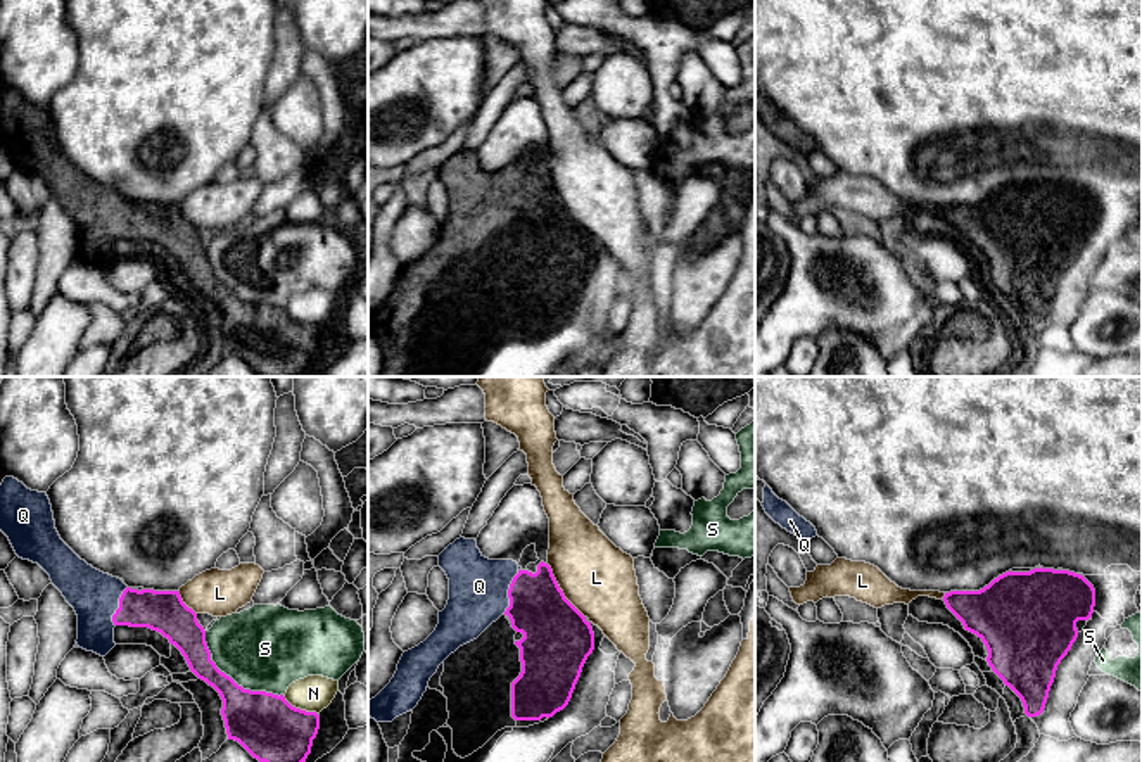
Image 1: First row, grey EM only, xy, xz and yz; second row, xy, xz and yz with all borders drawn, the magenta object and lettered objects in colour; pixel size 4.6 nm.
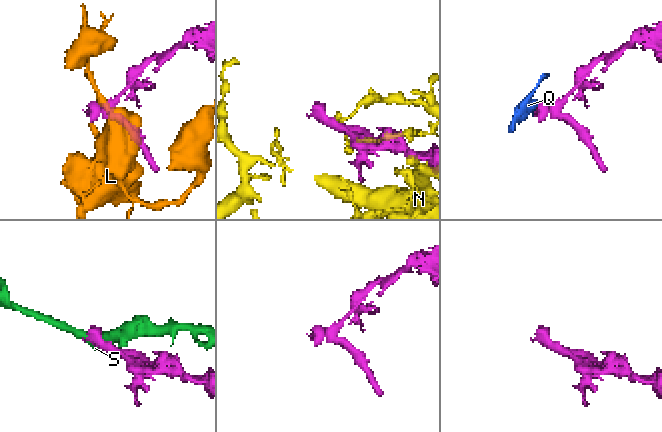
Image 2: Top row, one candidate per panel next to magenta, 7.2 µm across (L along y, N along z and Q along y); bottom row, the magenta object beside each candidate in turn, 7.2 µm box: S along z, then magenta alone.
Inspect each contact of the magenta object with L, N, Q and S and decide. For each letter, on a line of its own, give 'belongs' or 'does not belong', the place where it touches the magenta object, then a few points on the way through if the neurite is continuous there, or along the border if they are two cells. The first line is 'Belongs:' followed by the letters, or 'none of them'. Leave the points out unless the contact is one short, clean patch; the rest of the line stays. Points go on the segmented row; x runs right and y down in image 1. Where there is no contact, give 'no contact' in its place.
Belongs: Q
L: does not belong | xz (562, 591) | along xz (546, 564), (564, 596), (584, 617)
N: does not belong | xy (299, 709)
Q: belongs | xz (508, 591)
S: does not belong | xy (247, 690)

